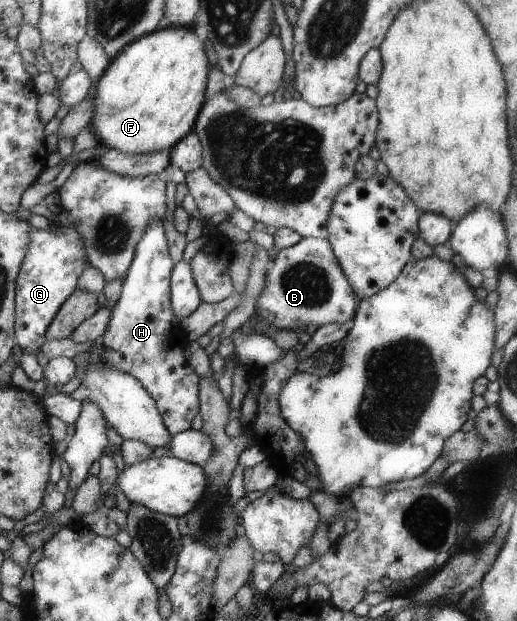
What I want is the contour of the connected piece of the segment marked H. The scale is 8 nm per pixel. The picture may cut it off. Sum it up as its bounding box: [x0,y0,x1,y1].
[68,219,199,436]

